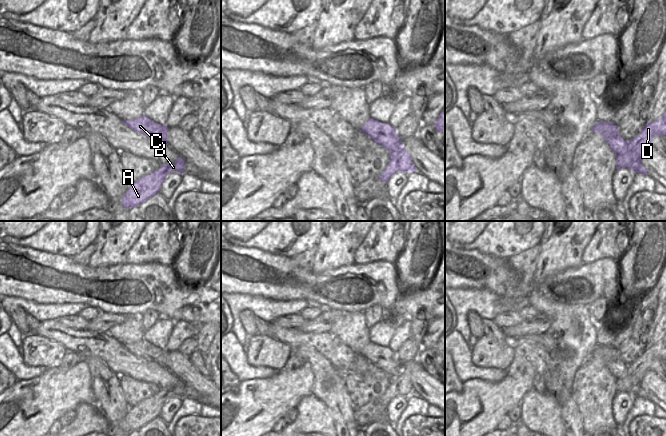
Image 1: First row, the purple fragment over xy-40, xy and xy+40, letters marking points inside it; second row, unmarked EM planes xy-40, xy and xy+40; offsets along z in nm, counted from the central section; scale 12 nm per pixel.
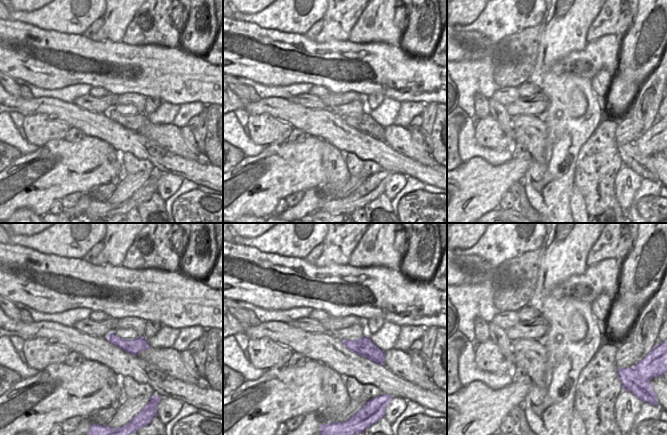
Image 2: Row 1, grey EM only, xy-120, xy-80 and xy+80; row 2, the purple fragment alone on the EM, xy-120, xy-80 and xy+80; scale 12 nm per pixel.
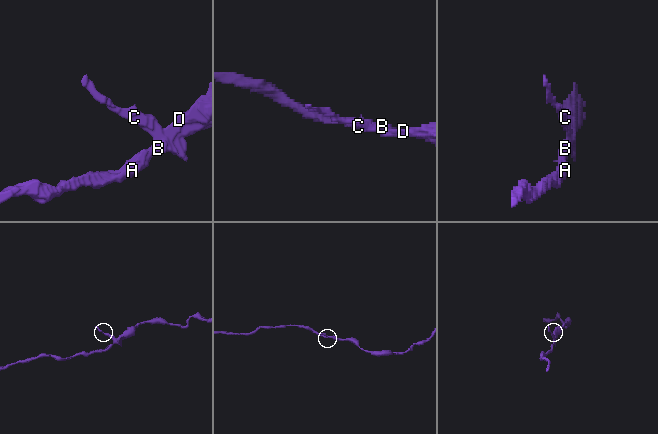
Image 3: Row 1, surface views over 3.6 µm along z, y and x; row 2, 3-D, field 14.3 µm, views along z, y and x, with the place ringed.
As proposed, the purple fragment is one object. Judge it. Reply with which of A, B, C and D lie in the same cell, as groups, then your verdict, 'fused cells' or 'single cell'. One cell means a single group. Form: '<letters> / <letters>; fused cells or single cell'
A B C D; single cell

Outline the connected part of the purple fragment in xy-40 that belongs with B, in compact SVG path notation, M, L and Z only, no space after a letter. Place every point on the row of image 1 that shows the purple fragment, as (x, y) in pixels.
M179 155L173 163L164 164L154 172L143 175L137 181L130 183L122 197L122 206L129 210L155 195L160 191L160 187L168 174L172 172L182 174L184 172L185 163L185 159Z

